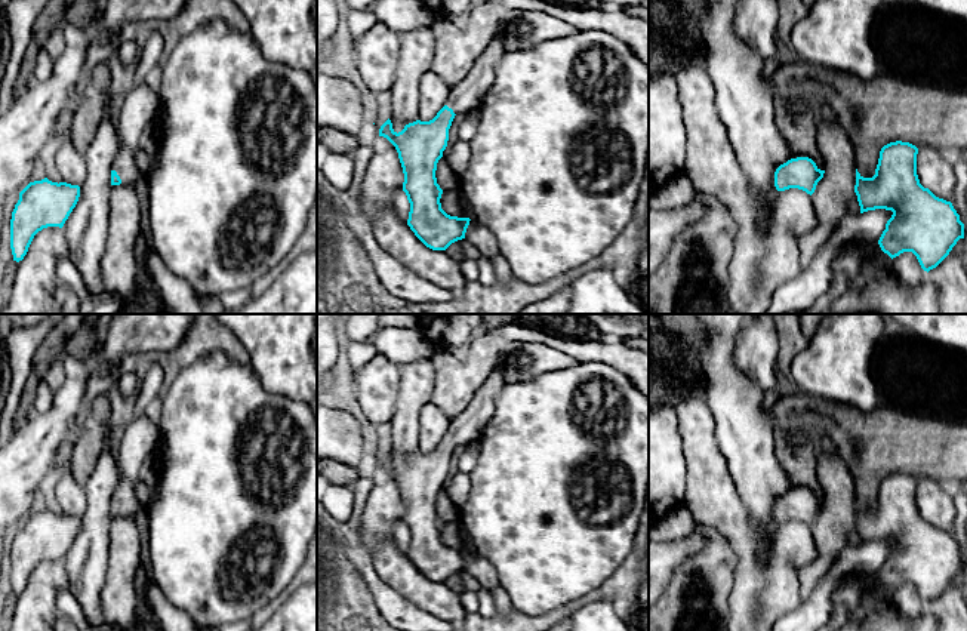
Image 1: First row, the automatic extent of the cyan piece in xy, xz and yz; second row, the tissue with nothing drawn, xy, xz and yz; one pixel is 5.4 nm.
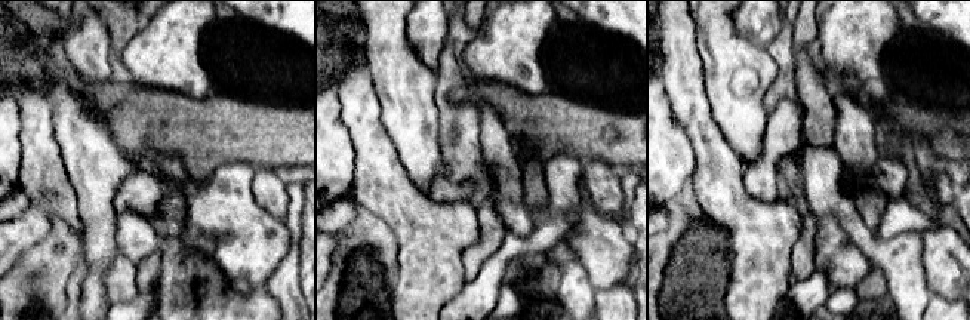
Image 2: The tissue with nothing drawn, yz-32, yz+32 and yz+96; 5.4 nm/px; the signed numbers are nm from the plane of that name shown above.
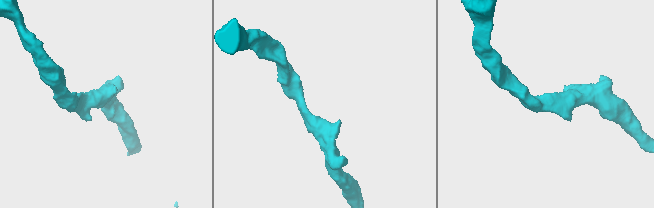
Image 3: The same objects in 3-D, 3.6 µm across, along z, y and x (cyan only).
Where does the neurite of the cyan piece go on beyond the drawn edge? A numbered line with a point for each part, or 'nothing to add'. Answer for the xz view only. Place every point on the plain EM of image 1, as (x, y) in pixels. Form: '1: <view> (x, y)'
1: xz (468, 425)

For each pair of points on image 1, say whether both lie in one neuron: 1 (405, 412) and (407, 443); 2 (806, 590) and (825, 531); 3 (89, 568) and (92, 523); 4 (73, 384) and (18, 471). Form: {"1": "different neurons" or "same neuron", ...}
{"1": "same neuron", "2": "same neuron", "3": "same neuron", "4": "same neuron"}

